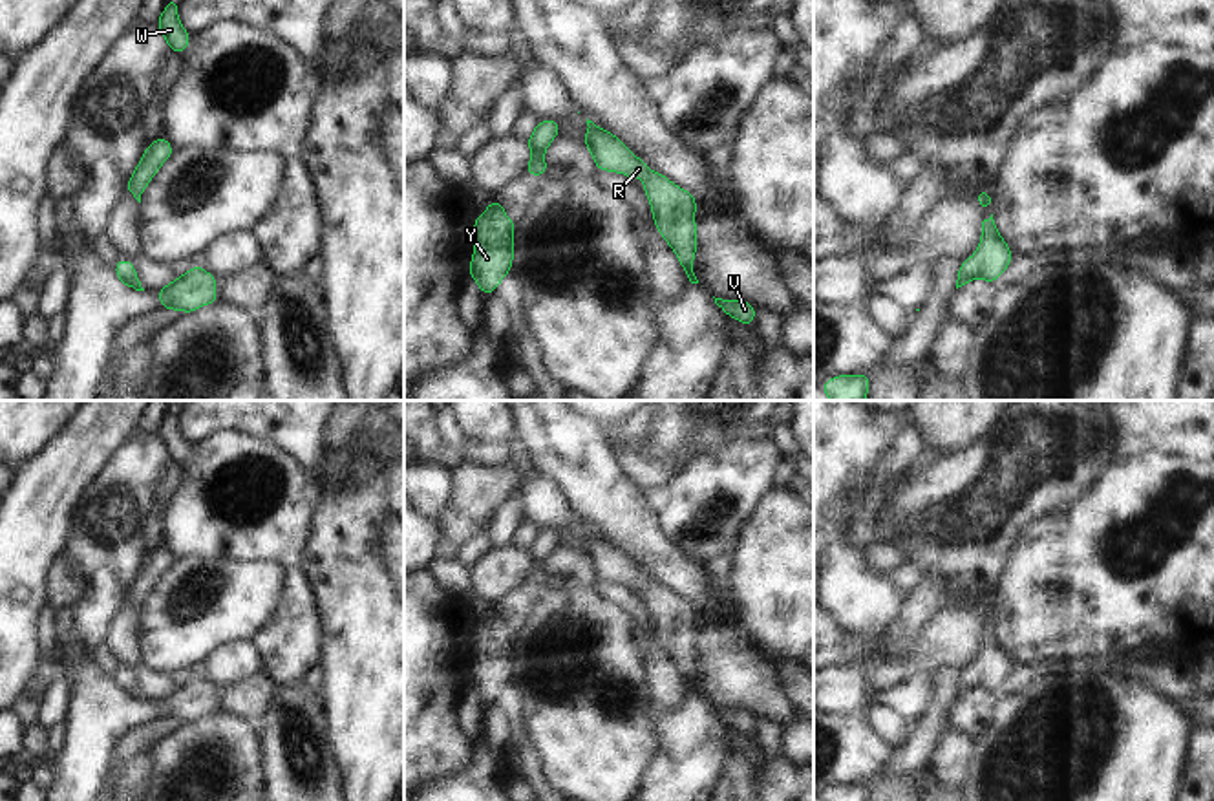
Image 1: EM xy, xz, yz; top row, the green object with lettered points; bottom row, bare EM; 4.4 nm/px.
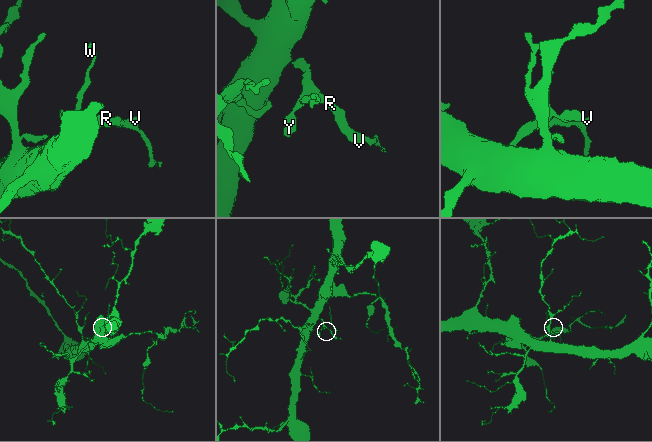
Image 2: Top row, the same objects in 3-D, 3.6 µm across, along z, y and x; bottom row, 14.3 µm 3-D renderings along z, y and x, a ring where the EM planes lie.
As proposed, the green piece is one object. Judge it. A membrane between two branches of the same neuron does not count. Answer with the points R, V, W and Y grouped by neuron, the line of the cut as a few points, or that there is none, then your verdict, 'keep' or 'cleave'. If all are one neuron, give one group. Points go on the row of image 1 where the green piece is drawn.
R V W Y | no cut | keep

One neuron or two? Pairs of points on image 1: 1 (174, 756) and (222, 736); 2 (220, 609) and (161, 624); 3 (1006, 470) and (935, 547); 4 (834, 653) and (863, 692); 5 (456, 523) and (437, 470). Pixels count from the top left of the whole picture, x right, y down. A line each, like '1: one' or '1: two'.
1: one
2: one
3: one
4: two
5: two

